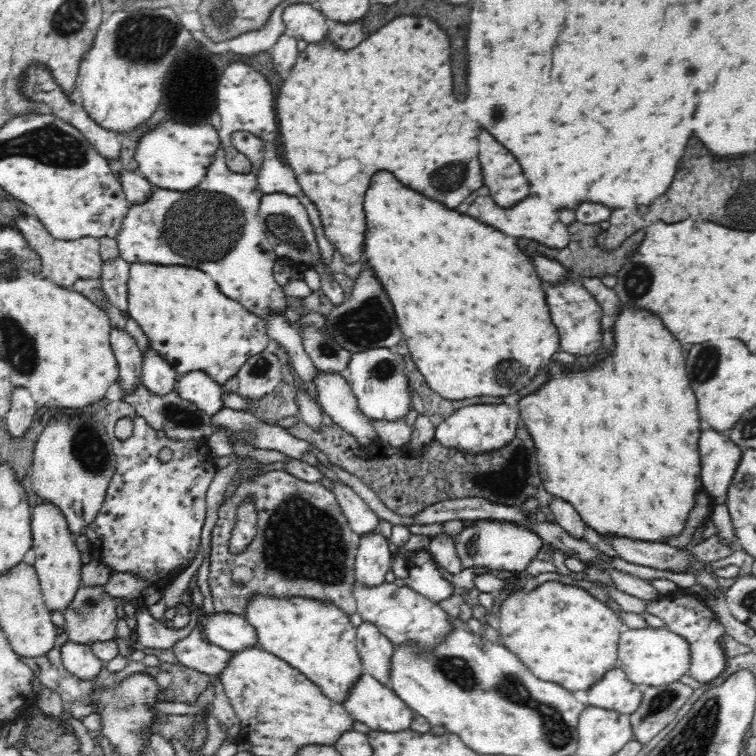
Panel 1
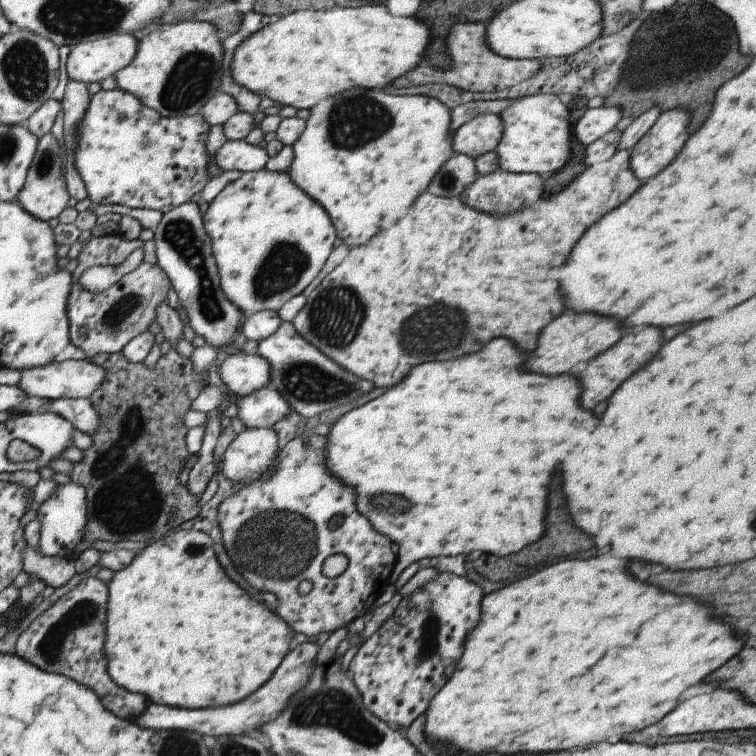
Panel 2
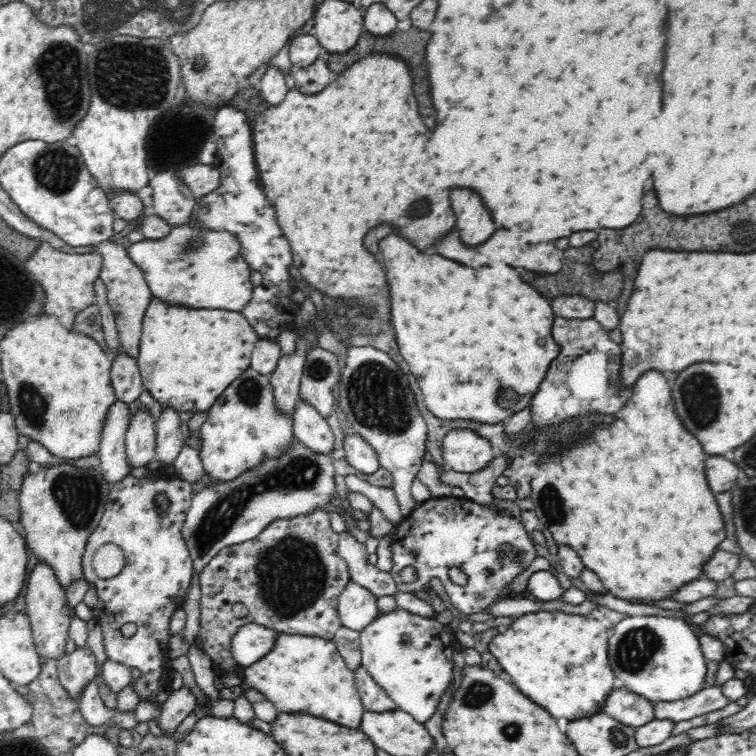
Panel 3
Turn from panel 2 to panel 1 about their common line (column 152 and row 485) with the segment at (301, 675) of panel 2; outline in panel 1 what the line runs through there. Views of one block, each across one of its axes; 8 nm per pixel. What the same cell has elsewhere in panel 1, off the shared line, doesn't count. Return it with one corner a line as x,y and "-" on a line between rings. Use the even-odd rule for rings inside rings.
712,430
700,434
702,484
716,506
722,506
726,502
726,492
730,490
730,482
734,480
732,476
736,474
738,462
744,452
726,436
726,432
718,434

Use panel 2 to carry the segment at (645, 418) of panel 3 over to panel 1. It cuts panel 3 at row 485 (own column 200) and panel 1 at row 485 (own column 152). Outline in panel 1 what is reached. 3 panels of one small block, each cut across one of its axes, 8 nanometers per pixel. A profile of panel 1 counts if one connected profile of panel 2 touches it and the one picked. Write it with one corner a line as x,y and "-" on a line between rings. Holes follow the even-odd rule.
622,308
616,324
614,324
614,340
616,350
594,370
584,372
564,372
562,364
550,366
550,380
534,394
520,400
520,414
524,420
524,426
528,428
534,444
536,444
536,458
538,458
538,472
542,478
542,484
548,494
554,498
560,498
564,502
570,502
586,526
594,528
600,536
612,534
618,538
632,538
632,540
646,540
646,542
660,542
666,544
666,538
678,536
684,530
684,524
688,520
690,510
696,504
696,494
700,492
702,480
700,480
700,454
698,454
698,436
700,436
700,418
696,410
696,396
692,388
688,386
686,376
686,356
682,350
682,344
676,342
676,338
660,324
660,318
654,314
648,314
644,310
630,310

